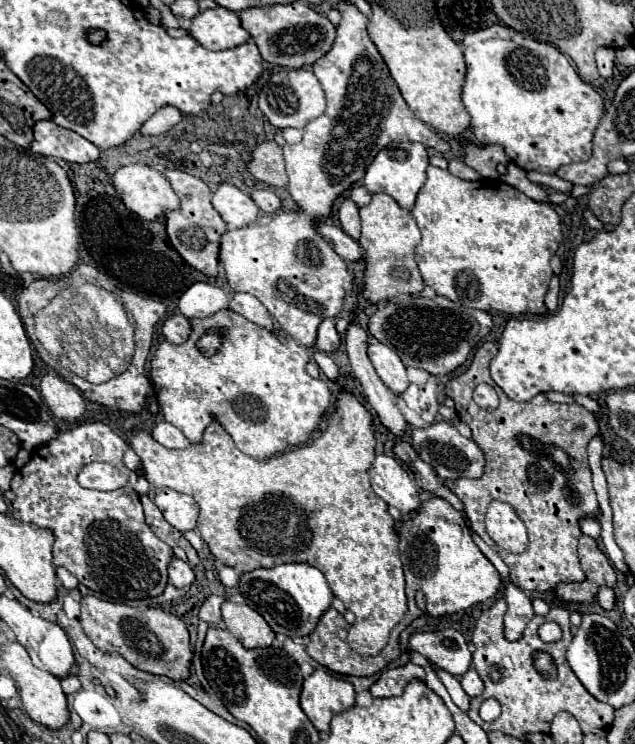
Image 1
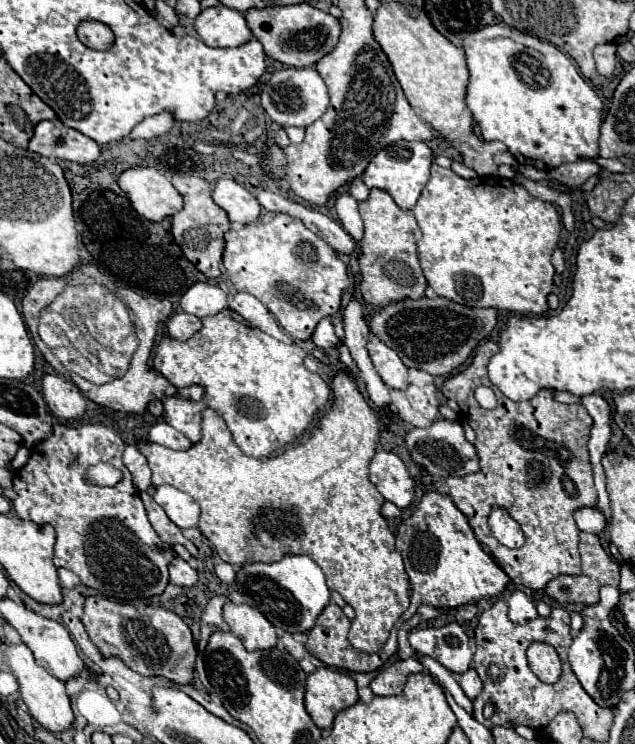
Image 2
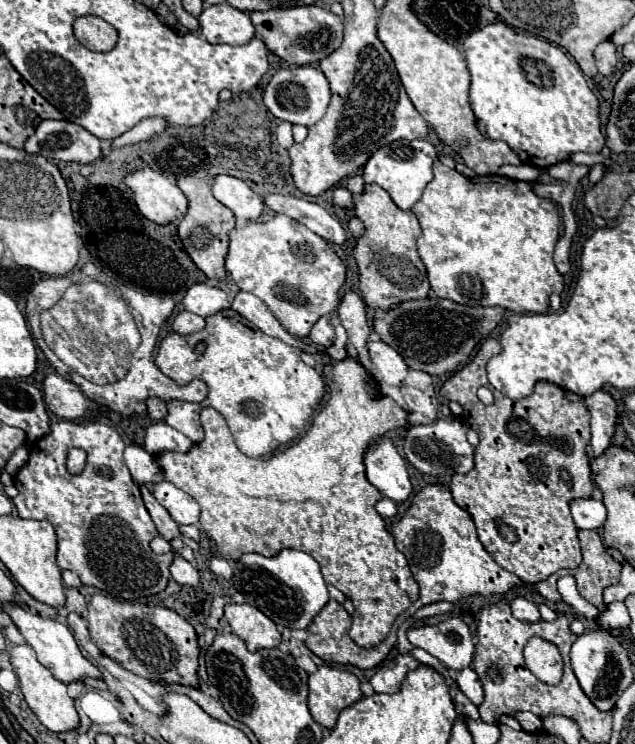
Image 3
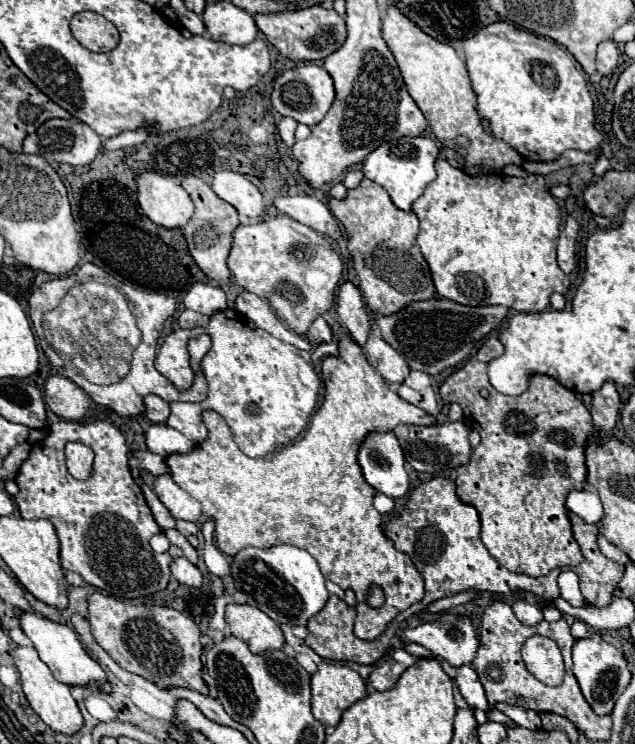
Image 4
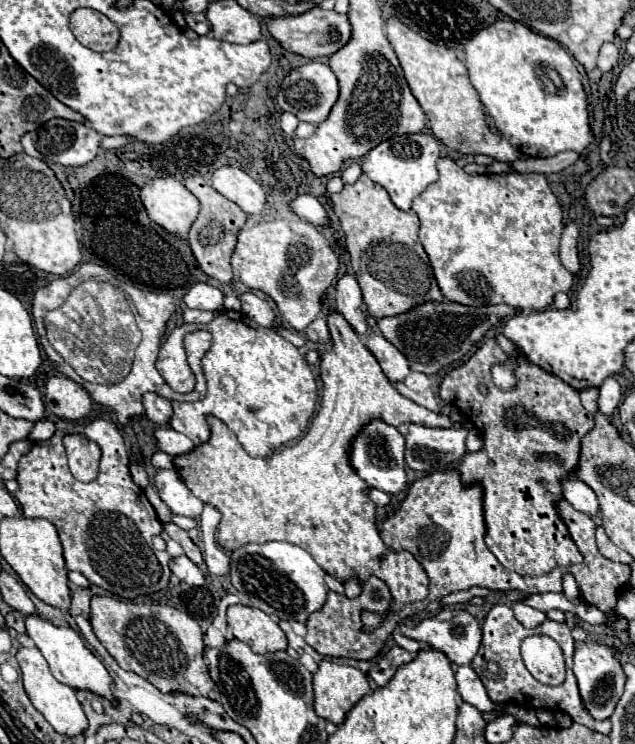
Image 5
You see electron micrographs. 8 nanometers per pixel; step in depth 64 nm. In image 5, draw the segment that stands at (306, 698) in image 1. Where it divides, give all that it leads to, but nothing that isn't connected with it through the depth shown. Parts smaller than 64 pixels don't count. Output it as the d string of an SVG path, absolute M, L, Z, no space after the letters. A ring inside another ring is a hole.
M322 660L314 674L314 710L324 720L342 724L360 698L370 694L370 680L354 666Z

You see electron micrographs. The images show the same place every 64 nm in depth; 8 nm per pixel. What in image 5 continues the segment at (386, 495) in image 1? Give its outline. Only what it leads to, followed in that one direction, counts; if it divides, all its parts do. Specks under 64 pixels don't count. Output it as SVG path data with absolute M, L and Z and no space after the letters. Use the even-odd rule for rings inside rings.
M380 418L370 420L350 442L350 466L356 474L368 482L368 486L378 488L386 494L398 494L406 486L406 470L404 470L404 436L396 426L386 424Z

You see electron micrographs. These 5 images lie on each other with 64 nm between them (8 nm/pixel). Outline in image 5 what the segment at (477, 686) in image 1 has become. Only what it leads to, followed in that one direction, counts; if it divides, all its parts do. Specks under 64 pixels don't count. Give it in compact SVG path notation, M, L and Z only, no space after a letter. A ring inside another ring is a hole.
M460 666L456 670L456 680L458 680L458 692L464 698L464 702L476 706L482 712L492 712L496 704L490 700L484 684L476 676L476 672L470 666Z

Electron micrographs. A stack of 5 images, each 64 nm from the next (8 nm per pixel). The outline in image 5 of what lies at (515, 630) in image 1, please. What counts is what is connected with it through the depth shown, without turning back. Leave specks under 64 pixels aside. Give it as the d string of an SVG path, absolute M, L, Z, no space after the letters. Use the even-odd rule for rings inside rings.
M516 602L516 604L512 606L512 610L514 610L516 620L518 620L524 628L536 628L536 626L540 626L540 624L546 620L546 614L544 614L544 612L534 610L534 608L530 608L530 606L524 606L522 602Z

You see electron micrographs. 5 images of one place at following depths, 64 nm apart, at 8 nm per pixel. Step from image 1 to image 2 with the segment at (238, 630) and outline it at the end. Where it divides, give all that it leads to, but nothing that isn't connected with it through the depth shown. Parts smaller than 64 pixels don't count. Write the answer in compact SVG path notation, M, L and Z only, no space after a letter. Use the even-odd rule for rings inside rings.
M224 604L224 620L230 626L230 632L238 636L246 650L268 650L278 642L276 628L264 618L264 614L248 604Z

